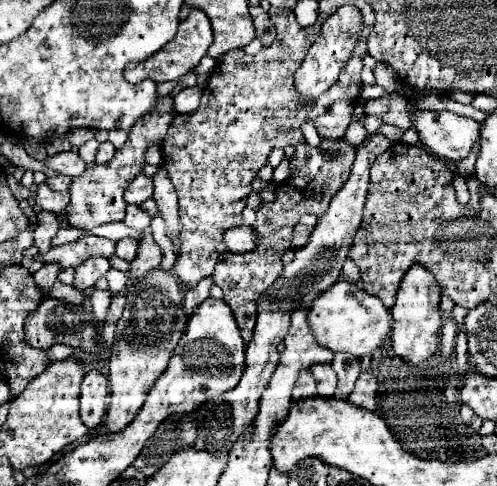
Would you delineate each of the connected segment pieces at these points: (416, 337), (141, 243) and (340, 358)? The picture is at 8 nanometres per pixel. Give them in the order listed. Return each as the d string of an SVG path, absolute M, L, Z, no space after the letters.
M412 267L412 271L408 271L408 275L404 275L402 279L396 295L396 305L392 307L394 323L390 331L390 341L392 341L392 351L400 359L418 365L438 351L440 329L442 329L438 305L440 305L440 291L436 287L436 281L432 279L432 273L420 267Z
M146 227L142 231L142 237L138 239L138 253L136 257L130 261L130 269L128 269L128 277L130 279L140 279L144 277L148 271L156 269L162 261L164 253L160 249L160 245L154 241L152 237L152 229Z
M336 353L334 361L332 361L332 369L338 375L338 389L336 389L334 397L348 399L358 375L360 375L360 361L348 353Z

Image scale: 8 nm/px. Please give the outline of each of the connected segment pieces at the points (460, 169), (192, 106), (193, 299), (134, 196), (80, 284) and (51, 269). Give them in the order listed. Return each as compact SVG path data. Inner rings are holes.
M474 143L472 151L468 157L456 161L456 173L462 175L462 177L470 177L474 173L474 161L476 161L476 155L478 155L478 149L480 149L480 143Z
M186 87L178 95L174 95L174 109L182 115L192 115L200 105L202 89L200 87Z
M206 277L204 281L200 281L194 289L186 291L186 299L184 299L184 309L190 315L194 311L194 307L198 307L208 295L210 295L210 287L214 285L214 281L210 277Z
M140 173L140 175L128 185L128 189L124 191L124 201L130 203L130 205L140 205L142 201L146 201L146 199L152 197L152 191L154 191L152 179L146 177L144 173Z
M106 257L86 259L84 263L78 265L78 275L74 277L74 287L78 287L80 291L92 289L96 285L96 281L106 275L108 269L110 269L110 263Z
M54 261L54 263L44 263L42 269L38 269L38 271L34 273L34 281L38 283L40 291L44 291L44 295L50 293L50 287L52 287L52 283L56 281L58 271L60 271L60 265Z

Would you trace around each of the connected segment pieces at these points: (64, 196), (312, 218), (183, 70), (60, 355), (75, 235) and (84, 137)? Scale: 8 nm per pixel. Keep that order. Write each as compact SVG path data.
M46 183L38 185L38 195L36 195L36 205L44 211L52 213L62 213L70 201L68 191L52 191Z
M304 215L304 217L298 221L298 225L296 225L296 229L294 229L294 243L296 243L296 247L304 247L304 243L308 243L308 237L310 237L310 233L314 231L316 221L318 221L316 215Z
M192 8L186 19L180 22L176 39L172 39L172 43L168 43L168 47L164 47L164 51L158 51L156 55L152 55L150 59L146 59L142 63L128 63L124 75L130 83L142 83L144 79L152 79L154 83L176 81L200 63L200 59L206 55L212 41L214 41L214 37L212 37L212 27L208 23L208 17L204 13L200 13L199 9Z
M56 345L56 347L50 347L48 349L48 357L50 357L50 361L64 361L64 359L68 359L70 355L74 355L76 351L72 349L72 347L68 347L68 345Z
M62 227L60 228L60 231L58 231L58 235L54 237L54 245L71 243L82 236L84 236L84 231L80 231L80 229L74 229L74 227Z
M74 129L74 131L68 133L68 139L70 139L72 145L80 147L80 145L86 143L88 139L92 139L92 131L90 131L90 129Z

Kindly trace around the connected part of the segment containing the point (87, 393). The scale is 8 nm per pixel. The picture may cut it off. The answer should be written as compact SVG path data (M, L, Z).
M88 371L82 381L80 395L80 419L86 427L94 429L102 423L108 411L108 379L100 371Z

